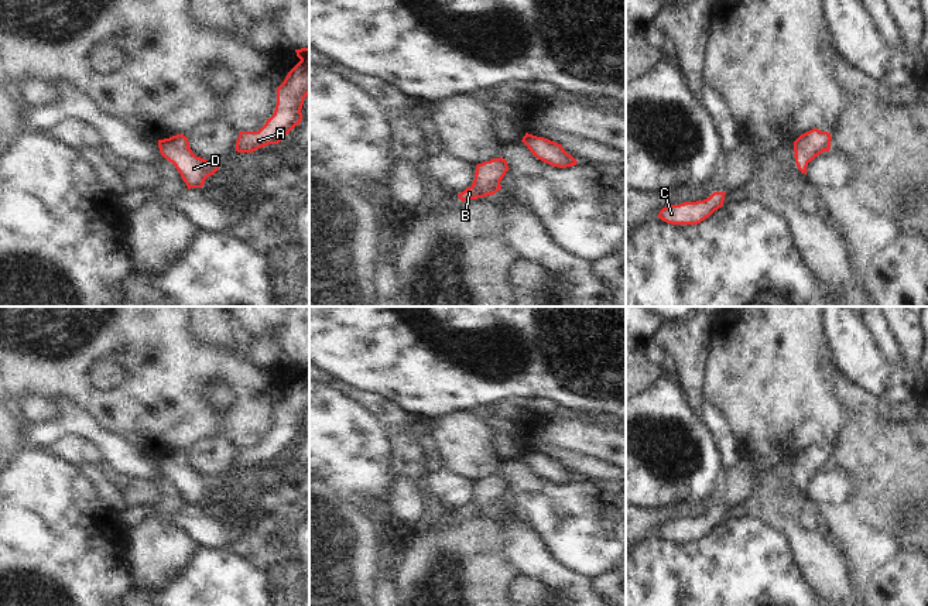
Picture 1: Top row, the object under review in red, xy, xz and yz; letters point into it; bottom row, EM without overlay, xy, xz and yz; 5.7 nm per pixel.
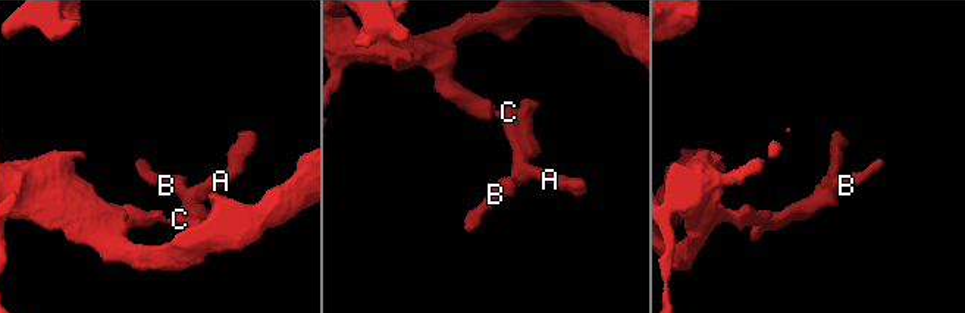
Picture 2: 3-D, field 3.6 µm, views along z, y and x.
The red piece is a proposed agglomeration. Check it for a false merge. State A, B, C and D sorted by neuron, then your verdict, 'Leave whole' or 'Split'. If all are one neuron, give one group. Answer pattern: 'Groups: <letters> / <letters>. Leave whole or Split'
Groups: A B C D. Leave whole.

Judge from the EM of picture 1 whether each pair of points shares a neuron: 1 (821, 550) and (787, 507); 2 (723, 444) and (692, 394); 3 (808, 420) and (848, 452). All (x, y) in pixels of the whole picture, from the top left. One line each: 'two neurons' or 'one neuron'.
1: one neuron
2: two neurons
3: two neurons

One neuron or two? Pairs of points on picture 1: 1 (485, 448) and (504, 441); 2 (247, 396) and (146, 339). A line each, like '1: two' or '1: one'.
1: two
2: one

